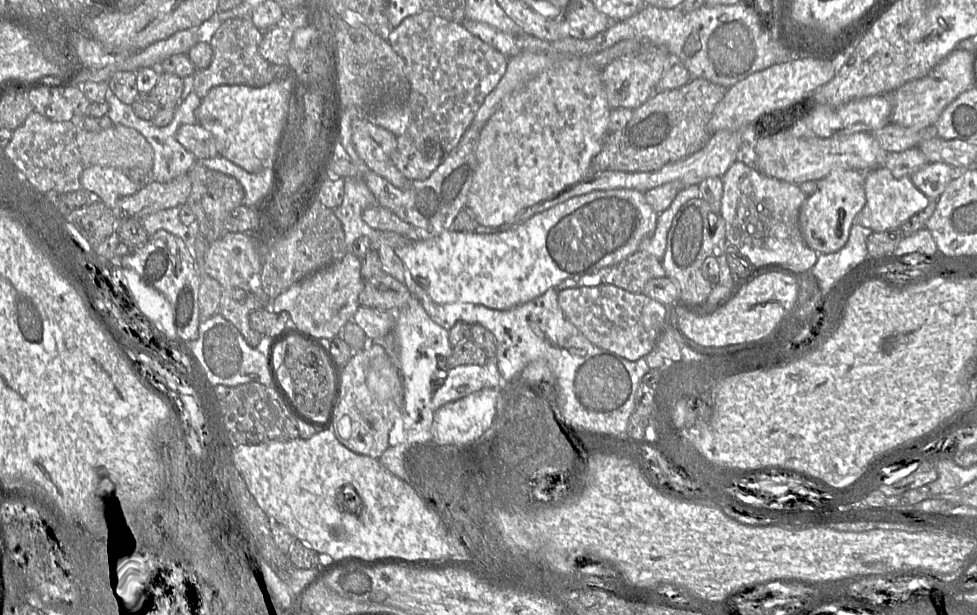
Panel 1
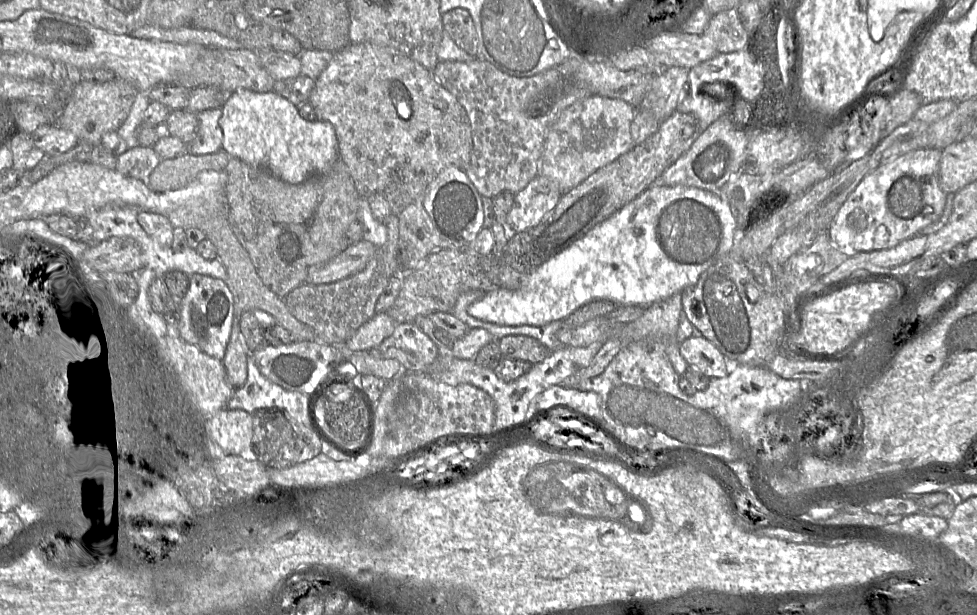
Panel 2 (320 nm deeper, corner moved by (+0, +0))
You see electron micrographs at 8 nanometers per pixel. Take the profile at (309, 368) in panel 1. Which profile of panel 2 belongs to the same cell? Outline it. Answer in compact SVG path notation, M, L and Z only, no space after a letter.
M337 384L335 390L336 397L317 398L317 422L331 439L349 450L357 449L367 440L372 408L348 384Z

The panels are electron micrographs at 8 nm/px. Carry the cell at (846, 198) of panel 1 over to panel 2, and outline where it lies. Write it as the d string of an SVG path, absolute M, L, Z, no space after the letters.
M941 150L910 151L866 175L842 204L829 227L832 245L856 252L882 250L937 223L948 195L940 186Z

